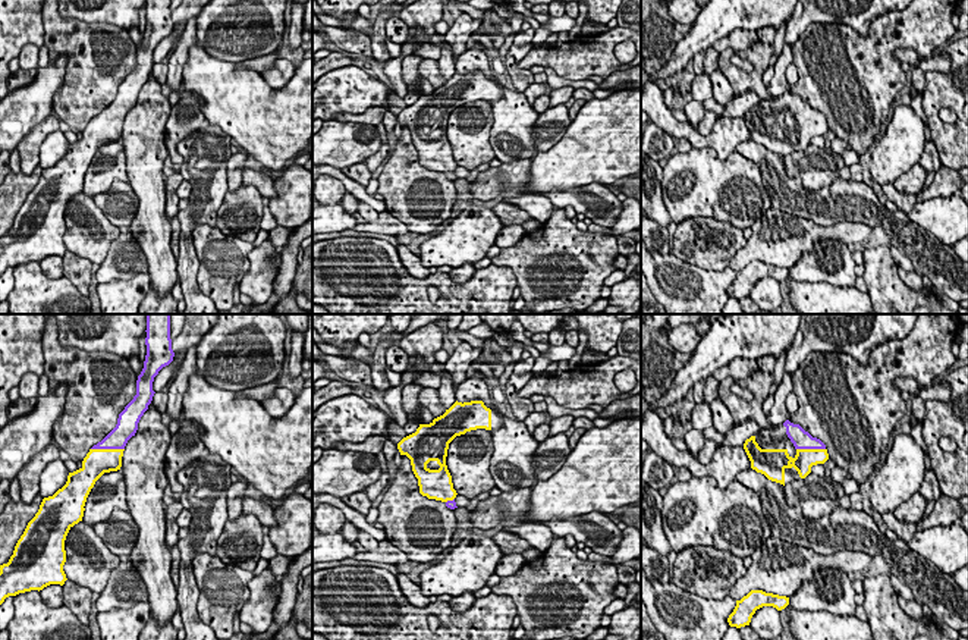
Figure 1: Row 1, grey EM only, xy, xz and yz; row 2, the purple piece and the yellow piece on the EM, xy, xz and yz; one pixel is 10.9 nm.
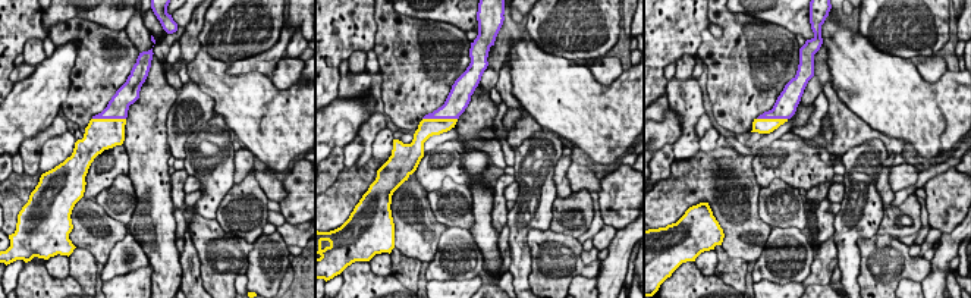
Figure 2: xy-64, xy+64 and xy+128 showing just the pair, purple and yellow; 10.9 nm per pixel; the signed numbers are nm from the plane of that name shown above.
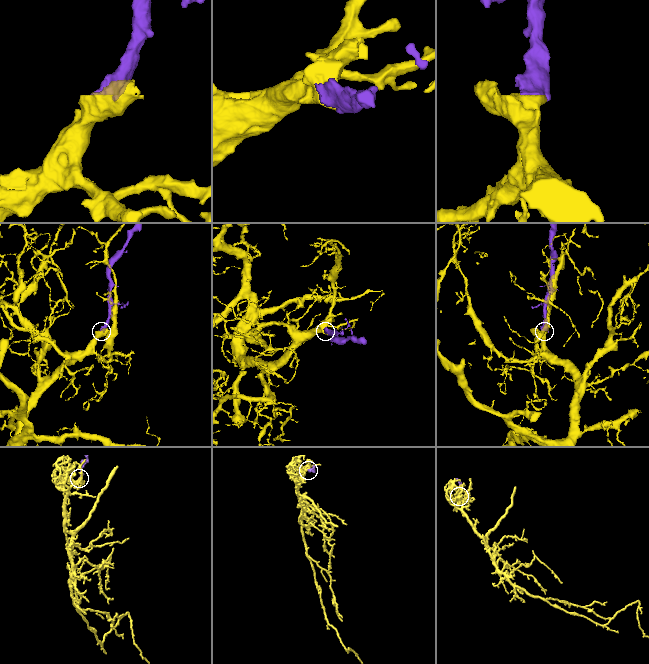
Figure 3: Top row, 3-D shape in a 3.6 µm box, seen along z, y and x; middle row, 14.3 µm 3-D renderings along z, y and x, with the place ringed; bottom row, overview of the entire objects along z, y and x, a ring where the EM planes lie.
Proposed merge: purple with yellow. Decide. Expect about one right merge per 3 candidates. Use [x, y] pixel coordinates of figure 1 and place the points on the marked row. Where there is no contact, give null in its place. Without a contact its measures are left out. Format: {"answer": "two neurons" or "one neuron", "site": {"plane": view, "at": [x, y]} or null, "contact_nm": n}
{"answer": "one neuron", "site": {"plane": "xy", "at": [107, 448]}, "contact_nm": 360}

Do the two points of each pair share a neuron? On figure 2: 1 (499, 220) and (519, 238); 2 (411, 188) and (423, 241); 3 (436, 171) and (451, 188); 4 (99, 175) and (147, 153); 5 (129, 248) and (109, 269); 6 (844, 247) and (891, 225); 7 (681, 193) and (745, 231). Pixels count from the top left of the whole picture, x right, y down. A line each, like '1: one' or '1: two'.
1: two
2: one
3: two
4: two
5: one
6: two
7: one

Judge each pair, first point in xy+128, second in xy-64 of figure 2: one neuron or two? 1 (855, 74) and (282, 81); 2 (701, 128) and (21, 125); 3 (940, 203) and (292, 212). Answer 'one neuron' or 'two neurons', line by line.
1: two neurons
2: two neurons
3: one neuron

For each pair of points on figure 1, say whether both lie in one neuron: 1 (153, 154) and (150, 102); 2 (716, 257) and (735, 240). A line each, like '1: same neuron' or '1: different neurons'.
1: same neuron
2: same neuron

